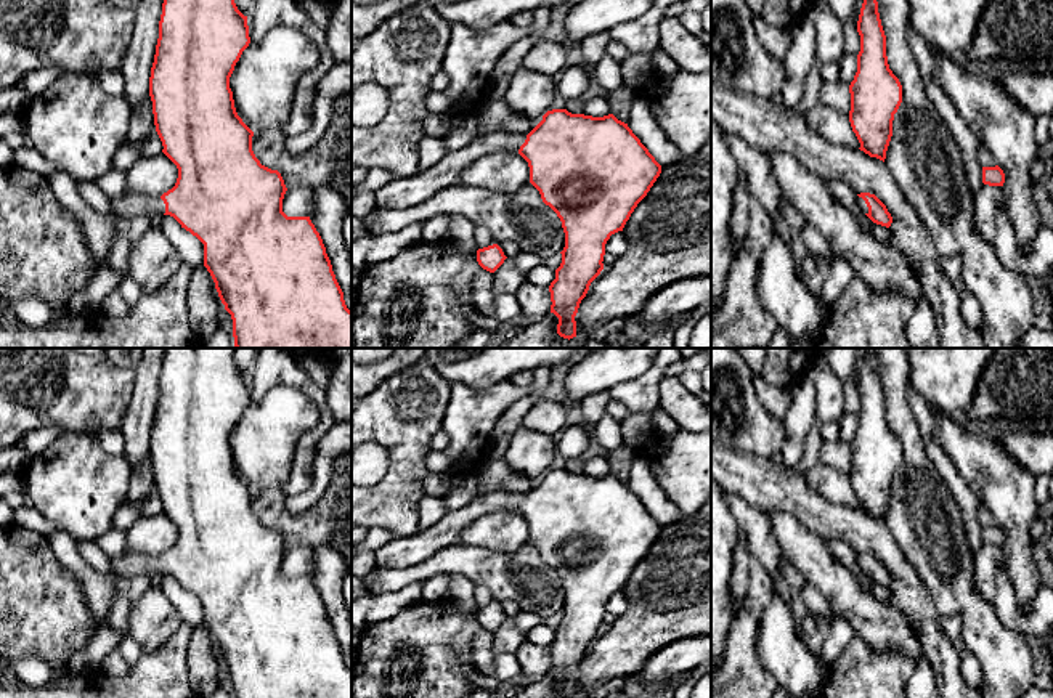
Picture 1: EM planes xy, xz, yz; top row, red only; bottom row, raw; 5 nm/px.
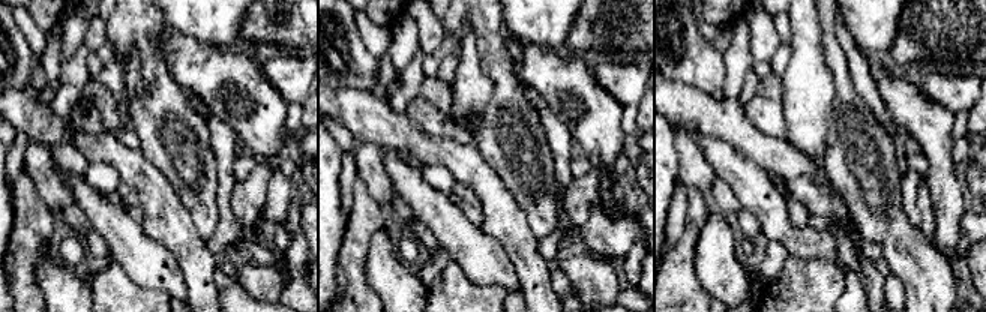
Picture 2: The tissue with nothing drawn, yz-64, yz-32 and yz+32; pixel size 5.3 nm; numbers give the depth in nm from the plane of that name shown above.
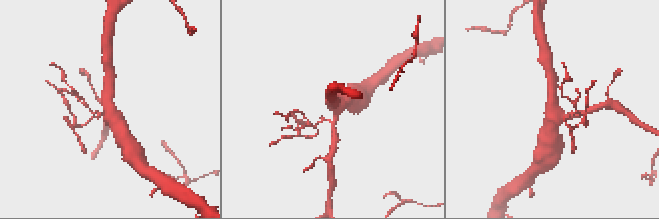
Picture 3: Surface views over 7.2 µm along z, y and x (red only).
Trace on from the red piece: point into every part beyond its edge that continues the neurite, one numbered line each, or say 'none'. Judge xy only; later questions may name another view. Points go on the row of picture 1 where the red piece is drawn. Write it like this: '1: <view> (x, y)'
1: xy (129, 206)

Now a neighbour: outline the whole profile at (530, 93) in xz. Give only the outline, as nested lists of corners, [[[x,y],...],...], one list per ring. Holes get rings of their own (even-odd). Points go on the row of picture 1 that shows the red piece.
[[[520,67],[510,80],[506,103],[530,120],[544,116],[557,93],[552,75]]]

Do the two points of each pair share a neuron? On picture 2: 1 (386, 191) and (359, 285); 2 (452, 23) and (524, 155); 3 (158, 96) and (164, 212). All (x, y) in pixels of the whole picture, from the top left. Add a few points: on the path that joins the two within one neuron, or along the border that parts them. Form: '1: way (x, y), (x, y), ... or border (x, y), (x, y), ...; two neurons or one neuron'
1: border (357, 177), (378, 204); two neurons
2: way (491, 39), (491, 48), (508, 90), (508, 116); one neuron
3: border (140, 149), (170, 182), (182, 204); two neurons

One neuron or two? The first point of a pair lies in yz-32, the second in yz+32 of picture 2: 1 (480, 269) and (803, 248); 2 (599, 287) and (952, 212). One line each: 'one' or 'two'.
1: one
2: two

